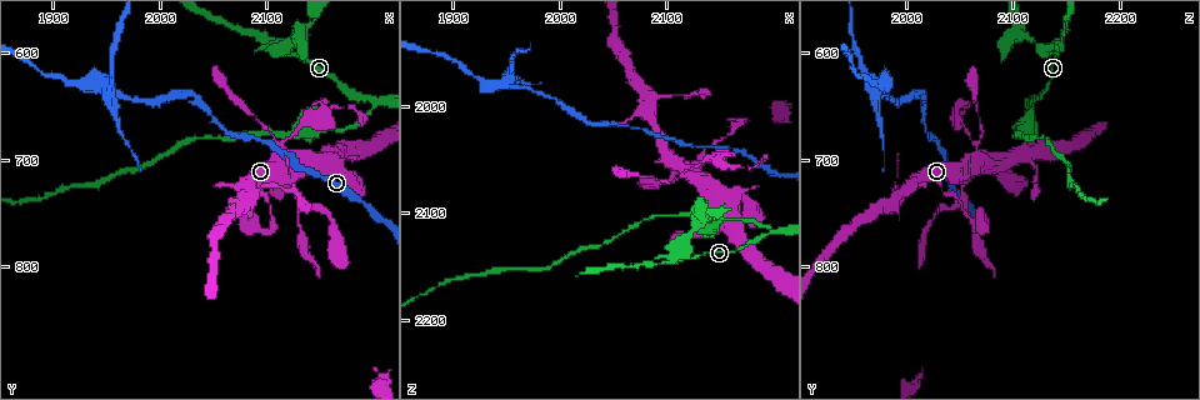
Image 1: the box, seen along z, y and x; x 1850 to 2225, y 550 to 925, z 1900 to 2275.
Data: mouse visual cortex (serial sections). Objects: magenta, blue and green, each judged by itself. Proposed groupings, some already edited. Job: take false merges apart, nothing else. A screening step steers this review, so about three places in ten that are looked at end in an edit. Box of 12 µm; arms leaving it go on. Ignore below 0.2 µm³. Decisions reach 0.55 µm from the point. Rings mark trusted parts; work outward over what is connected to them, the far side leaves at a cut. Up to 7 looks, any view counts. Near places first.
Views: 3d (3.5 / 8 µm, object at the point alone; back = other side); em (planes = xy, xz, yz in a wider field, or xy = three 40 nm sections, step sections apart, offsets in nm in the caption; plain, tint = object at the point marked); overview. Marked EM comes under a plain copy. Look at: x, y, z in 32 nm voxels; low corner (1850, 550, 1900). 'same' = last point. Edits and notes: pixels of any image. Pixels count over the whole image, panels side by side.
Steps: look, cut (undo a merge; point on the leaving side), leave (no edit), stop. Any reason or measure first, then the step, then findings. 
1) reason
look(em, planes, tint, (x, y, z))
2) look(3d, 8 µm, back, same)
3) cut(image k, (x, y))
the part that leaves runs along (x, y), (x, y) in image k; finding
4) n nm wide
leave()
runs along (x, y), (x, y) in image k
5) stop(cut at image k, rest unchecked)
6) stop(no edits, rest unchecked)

sharp bend
look(3d, 8 µm, back, (2200, 646, 2116))

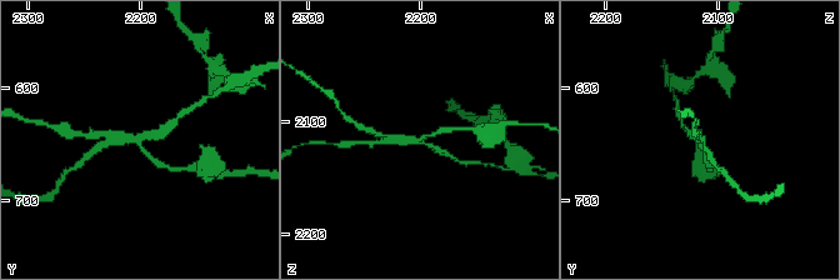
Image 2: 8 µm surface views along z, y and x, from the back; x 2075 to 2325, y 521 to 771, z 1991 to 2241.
closer look
look(3d, 3.5 µm, (2198, 644, 2118))

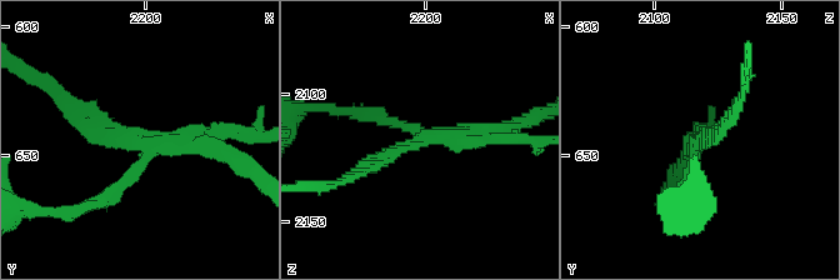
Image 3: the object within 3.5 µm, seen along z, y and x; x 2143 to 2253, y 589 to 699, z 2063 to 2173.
3 arms; arms of 150, 150, 150 nm; need the tissue
look(em, xy, step 1, tint, (2198, 648, 2117))

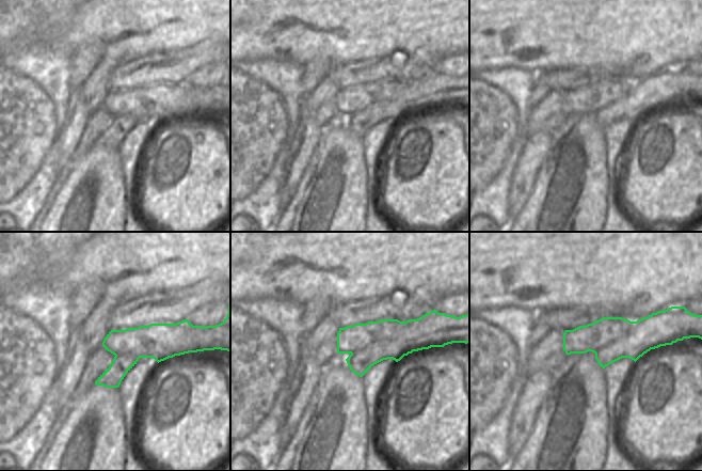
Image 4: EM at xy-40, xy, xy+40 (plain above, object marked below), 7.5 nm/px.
320 nm wide
cut(image 3, (530, 140))
the part that leaves runs along (418, 130), (379, 114), (329, 108) in image 3; a second cell is stuck on

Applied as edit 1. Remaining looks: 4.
abrupt turn
look(3d, 8 µm, back, (2114, 594, 2140))

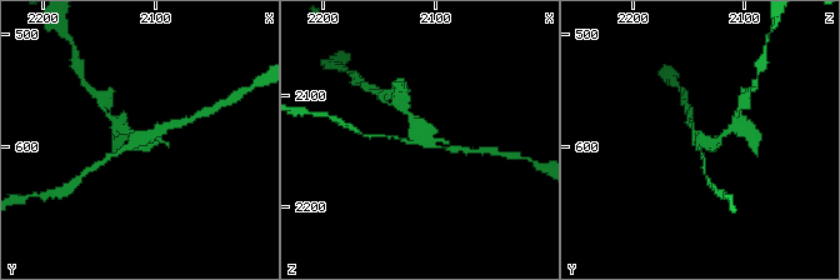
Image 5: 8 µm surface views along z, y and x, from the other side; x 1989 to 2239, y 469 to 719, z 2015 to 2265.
look(3d, 3.5 µm, (2118, 592, 2140))

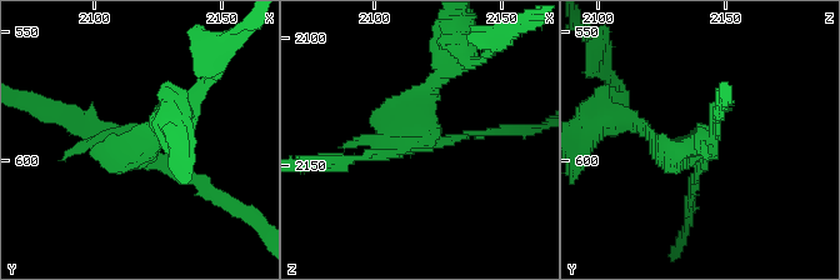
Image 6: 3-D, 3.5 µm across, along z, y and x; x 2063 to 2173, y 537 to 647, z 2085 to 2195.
shape alone is not enough
look(em, xy, step 5, tint, same)

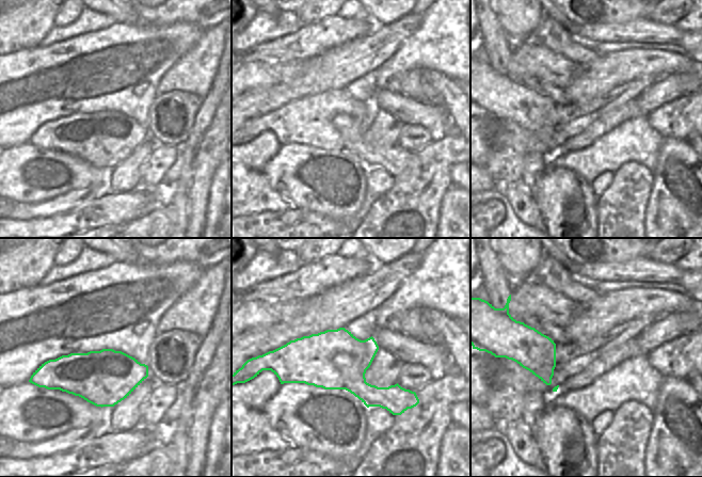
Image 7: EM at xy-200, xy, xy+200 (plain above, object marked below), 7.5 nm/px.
440 nm wide
cut(image 6, (666, 159))
the part that leaves runs along (698, 145), (599, 119) in image 6; two cells meet here

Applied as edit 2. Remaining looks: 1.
stop(cut at image 3, cut at image 6, rest unchecked)

